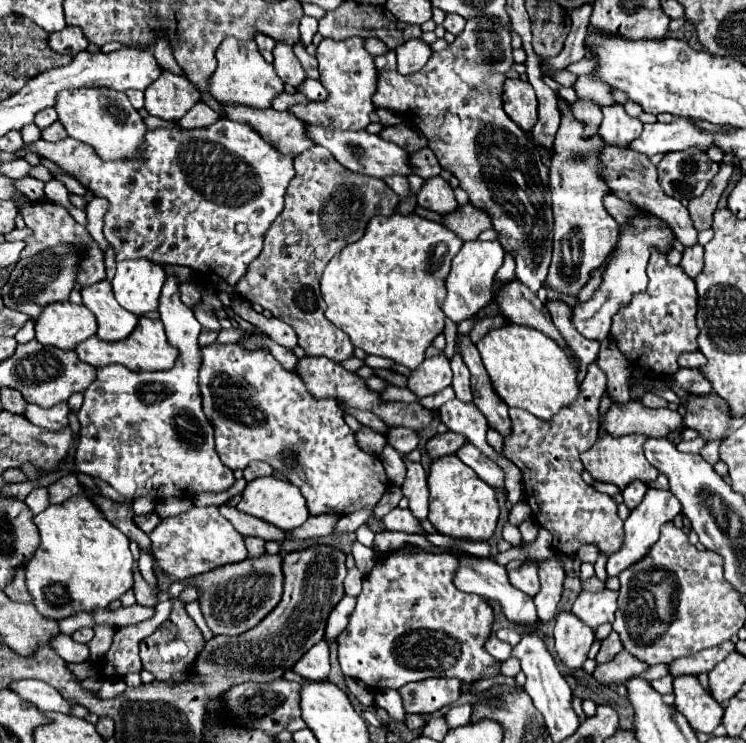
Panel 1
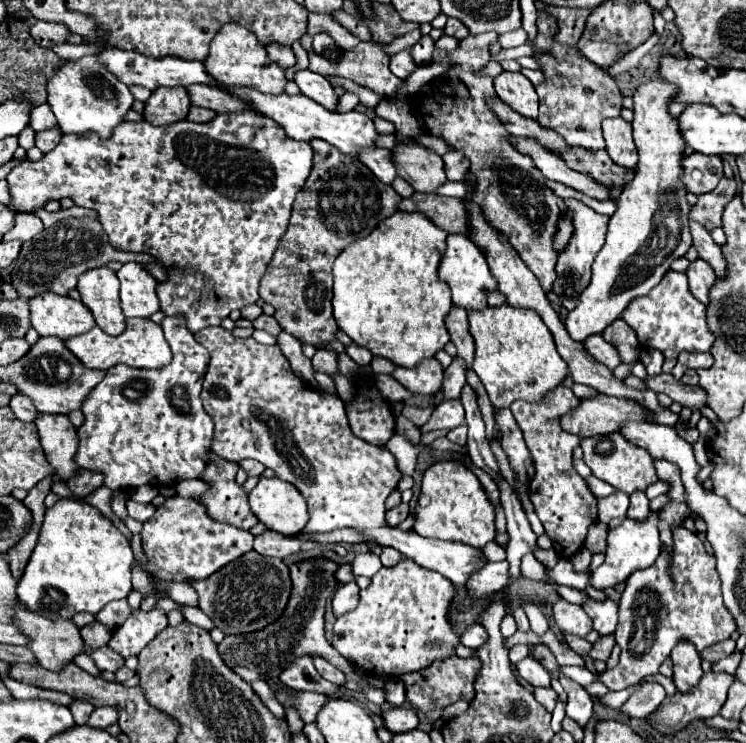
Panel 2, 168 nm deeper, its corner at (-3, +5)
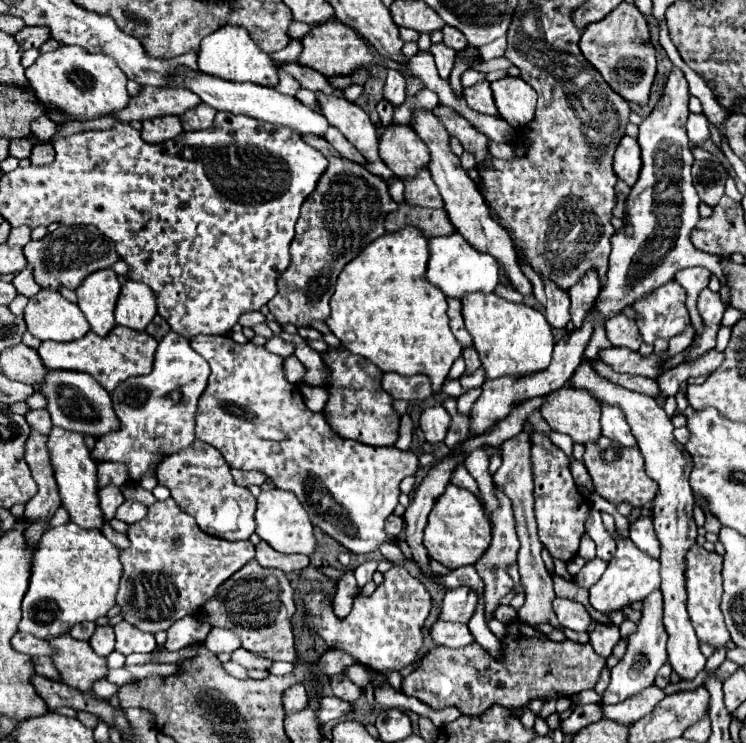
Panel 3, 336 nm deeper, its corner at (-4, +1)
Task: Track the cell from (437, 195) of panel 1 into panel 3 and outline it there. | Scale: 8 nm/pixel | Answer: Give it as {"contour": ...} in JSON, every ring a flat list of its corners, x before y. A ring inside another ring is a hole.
{"contour":[[394,124,380,138,380,158,402,180,414,178,418,172,428,170,430,164,430,152,414,128]]}

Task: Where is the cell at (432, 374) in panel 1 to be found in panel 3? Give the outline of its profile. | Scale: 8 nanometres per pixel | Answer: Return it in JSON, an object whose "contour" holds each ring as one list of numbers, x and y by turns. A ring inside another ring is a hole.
{"contour":[[388,372,382,378,382,388,398,400,424,400,432,394,430,378,426,374,414,374,414,376,398,376,396,372]]}

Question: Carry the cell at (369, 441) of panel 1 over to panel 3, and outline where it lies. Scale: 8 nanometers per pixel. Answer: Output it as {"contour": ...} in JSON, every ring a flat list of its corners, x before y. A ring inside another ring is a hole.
{"contour":[[346,348,328,350,328,354,322,358,330,368,330,378,326,384,330,398,324,406,324,412,328,414,332,428,336,428,340,436,368,446,392,446,398,438,400,416,392,408,394,398,382,388,380,368,376,368,370,360,364,360,364,356,348,352]]}

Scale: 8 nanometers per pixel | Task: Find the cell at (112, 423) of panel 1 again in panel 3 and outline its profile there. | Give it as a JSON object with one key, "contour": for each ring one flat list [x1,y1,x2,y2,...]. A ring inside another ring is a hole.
{"contour":[[168,332,156,350,154,370,146,376,126,378,112,392,112,404,120,420,120,430,100,436,92,448,94,462,120,462,126,464,128,476,134,482,140,482,142,476,156,474,158,464,172,456,178,450,188,448,194,440,198,398,206,388,210,376,208,362,192,350,190,342,176,334]]}

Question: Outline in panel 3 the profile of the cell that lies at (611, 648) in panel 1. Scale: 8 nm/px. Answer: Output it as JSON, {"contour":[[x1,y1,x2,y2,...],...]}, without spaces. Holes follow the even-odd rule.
{"contour":[[516,620,508,624,508,636,502,640,504,662,496,662,478,642,468,648,450,650,438,646,426,654,422,666,402,680,402,692,418,698,422,704,442,710,456,706,462,714,476,716,492,704,520,708,534,698,560,698,572,696,582,690,594,688,606,658,596,654,592,644,578,642,552,642,540,630]]}

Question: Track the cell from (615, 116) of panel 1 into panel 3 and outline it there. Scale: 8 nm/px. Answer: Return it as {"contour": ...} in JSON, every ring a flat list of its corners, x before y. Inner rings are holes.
{"contour":[[624,136,614,152,614,172,628,186,634,186,640,174,640,148,636,138]]}

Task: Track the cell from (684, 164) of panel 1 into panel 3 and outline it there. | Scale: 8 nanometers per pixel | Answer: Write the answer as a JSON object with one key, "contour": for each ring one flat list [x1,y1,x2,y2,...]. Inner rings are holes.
{"contour":[[696,160,692,166,694,186,702,202,716,206,724,194,724,182,728,178,724,166,714,160]]}

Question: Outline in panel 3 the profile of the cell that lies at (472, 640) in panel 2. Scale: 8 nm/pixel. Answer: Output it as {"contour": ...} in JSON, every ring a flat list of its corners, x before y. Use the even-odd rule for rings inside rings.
{"contour":[[438,620,432,626,432,638,448,648,464,648,474,642,474,636,466,624,444,622,444,620]]}

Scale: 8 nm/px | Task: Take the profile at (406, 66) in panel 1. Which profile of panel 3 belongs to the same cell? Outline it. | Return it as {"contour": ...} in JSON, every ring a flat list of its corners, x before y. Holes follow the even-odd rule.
{"contour":[[388,70,388,78,386,78,386,86,384,86,384,98,392,106,400,106,406,98,404,90,406,90,406,78,398,70]]}

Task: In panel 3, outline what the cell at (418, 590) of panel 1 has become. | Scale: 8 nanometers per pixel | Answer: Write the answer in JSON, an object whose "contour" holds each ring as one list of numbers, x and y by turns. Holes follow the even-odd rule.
{"contour":[[392,566,388,572,384,572,384,580,380,586,376,586,374,594,356,596,354,608,346,618,338,618,334,614,331,602,333,595,333,592,314,592,306,596,306,624,324,638,328,648,348,652,356,658,356,662,376,672,402,670,416,660,424,644,424,622,432,610,432,596,428,594,426,586,406,568]]}

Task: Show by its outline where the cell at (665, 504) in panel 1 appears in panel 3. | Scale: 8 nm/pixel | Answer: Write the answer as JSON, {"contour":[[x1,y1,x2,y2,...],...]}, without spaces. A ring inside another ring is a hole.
{"contour":[[602,512,602,520,604,520,604,528,606,532,612,534,612,538,616,540,616,558,612,558,608,562,608,568,604,572,604,576,590,588,590,604,606,614,610,610,620,610,622,606,628,606,632,602,640,602,644,600,652,590,660,588,660,560,648,556,646,552,642,552,630,538,620,536,620,532,616,530,614,518,606,512]]}

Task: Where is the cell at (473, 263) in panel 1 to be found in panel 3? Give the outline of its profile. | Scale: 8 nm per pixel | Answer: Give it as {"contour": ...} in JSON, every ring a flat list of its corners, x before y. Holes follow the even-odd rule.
{"contour":[[458,232,446,238,430,238,430,260,428,260,426,278,430,284,440,286,440,290,448,298,462,298,472,292,490,294,500,284,496,258,476,252]]}

